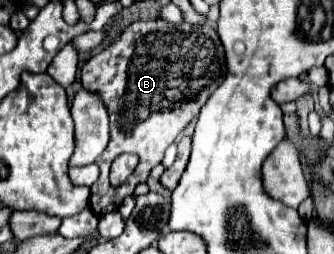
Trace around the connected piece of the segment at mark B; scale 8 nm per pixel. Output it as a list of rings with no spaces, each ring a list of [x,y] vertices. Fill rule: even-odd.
[[[163,19],[151,21],[151,31],[143,31],[141,21],[127,25],[111,47],[83,65],[83,87],[99,91],[111,121],[111,141],[95,161],[101,169],[99,179],[91,185],[91,209],[95,213],[117,209],[117,201],[131,195],[137,183],[147,181],[151,169],[163,161],[165,149],[199,115],[223,79],[225,55],[217,31],[211,25],[171,25]],[[123,153],[135,153],[139,165],[121,187],[113,189],[109,185],[111,161]]]

